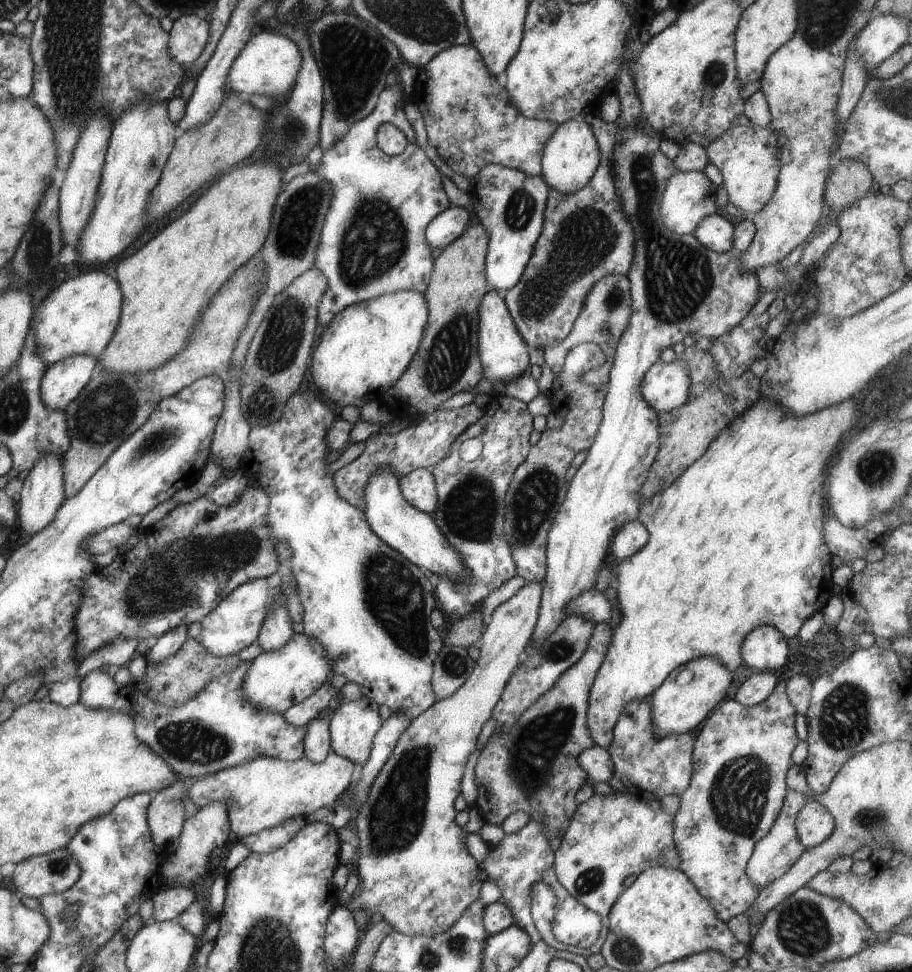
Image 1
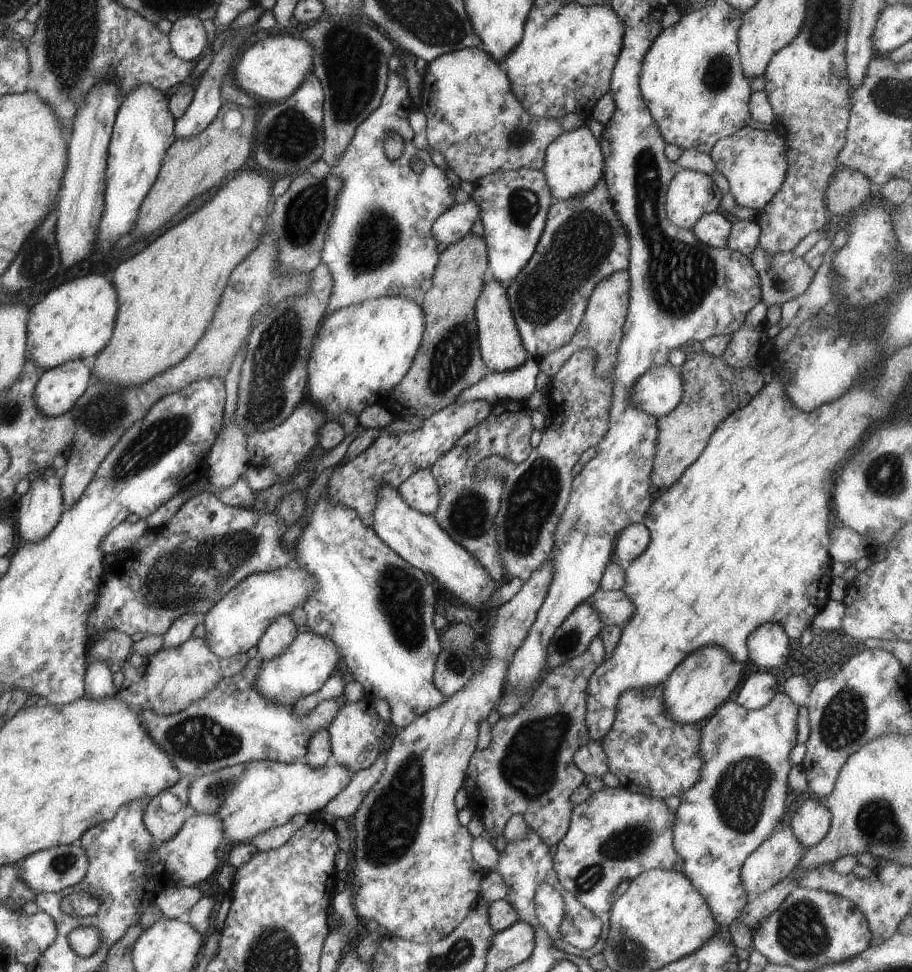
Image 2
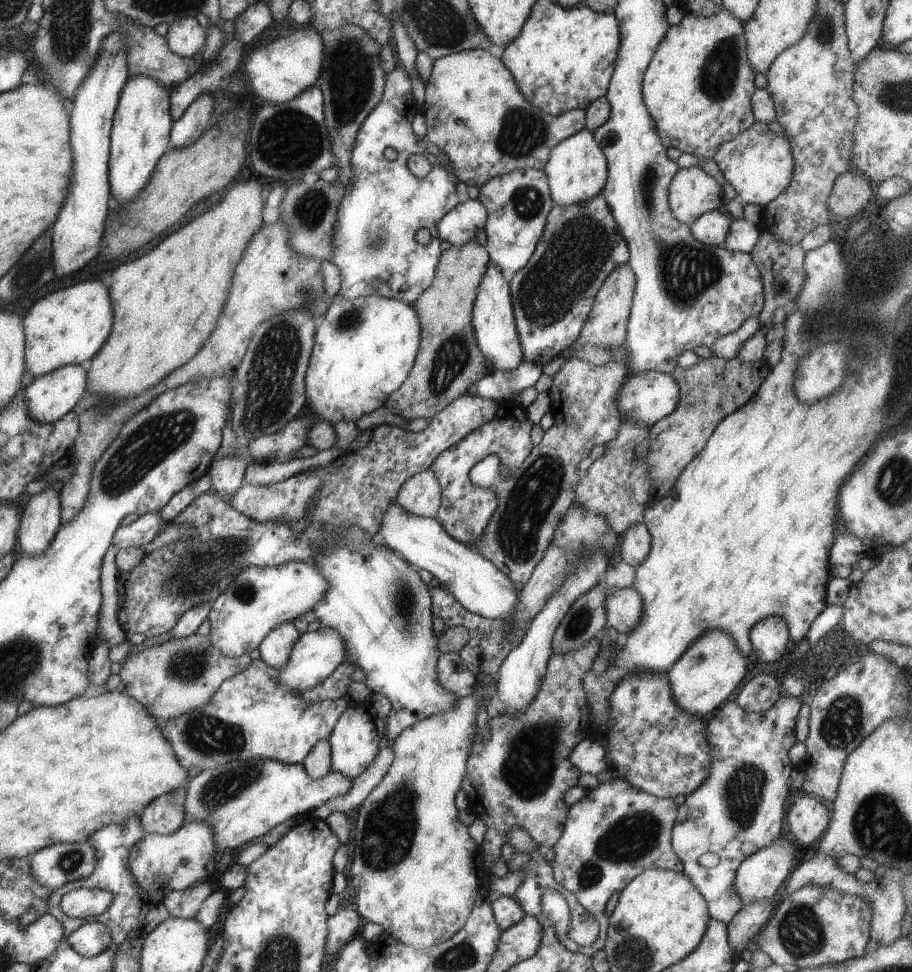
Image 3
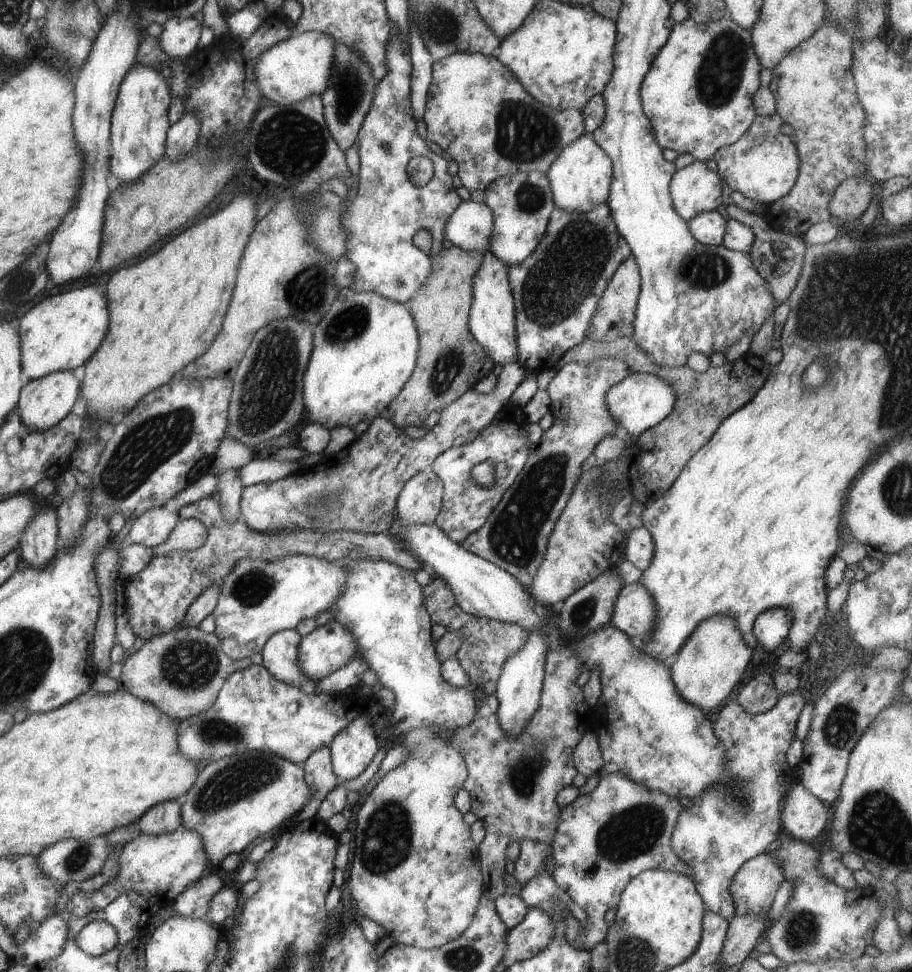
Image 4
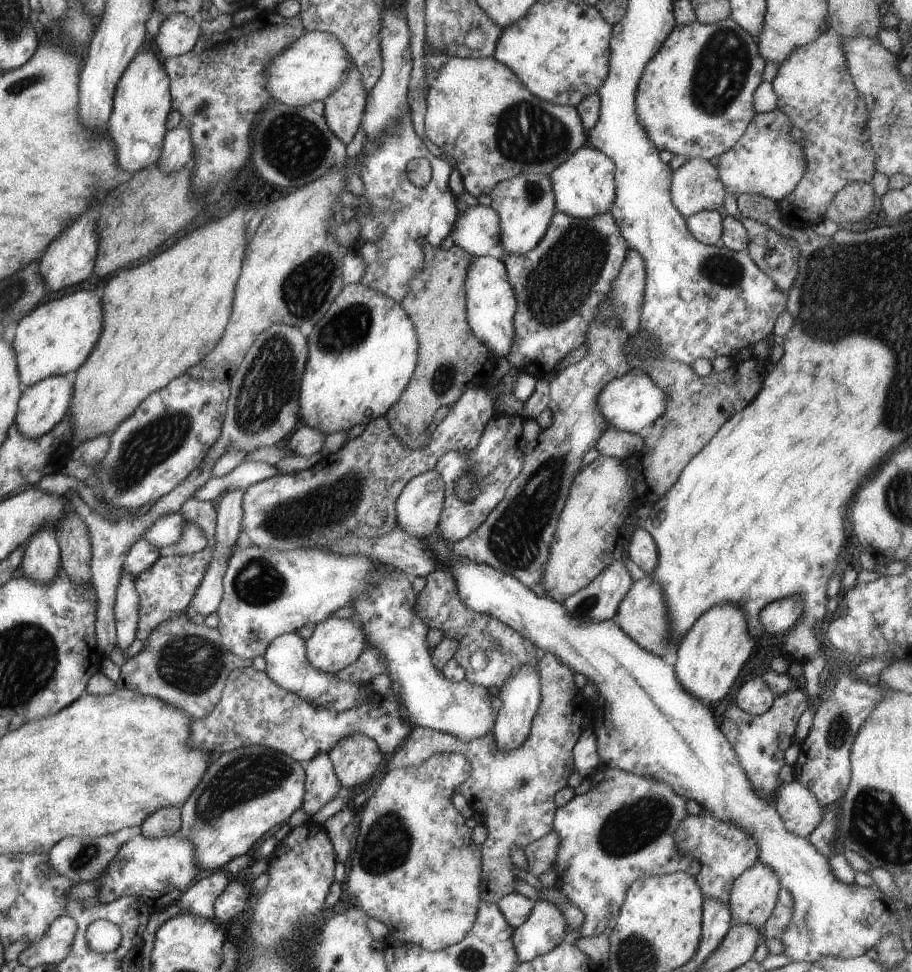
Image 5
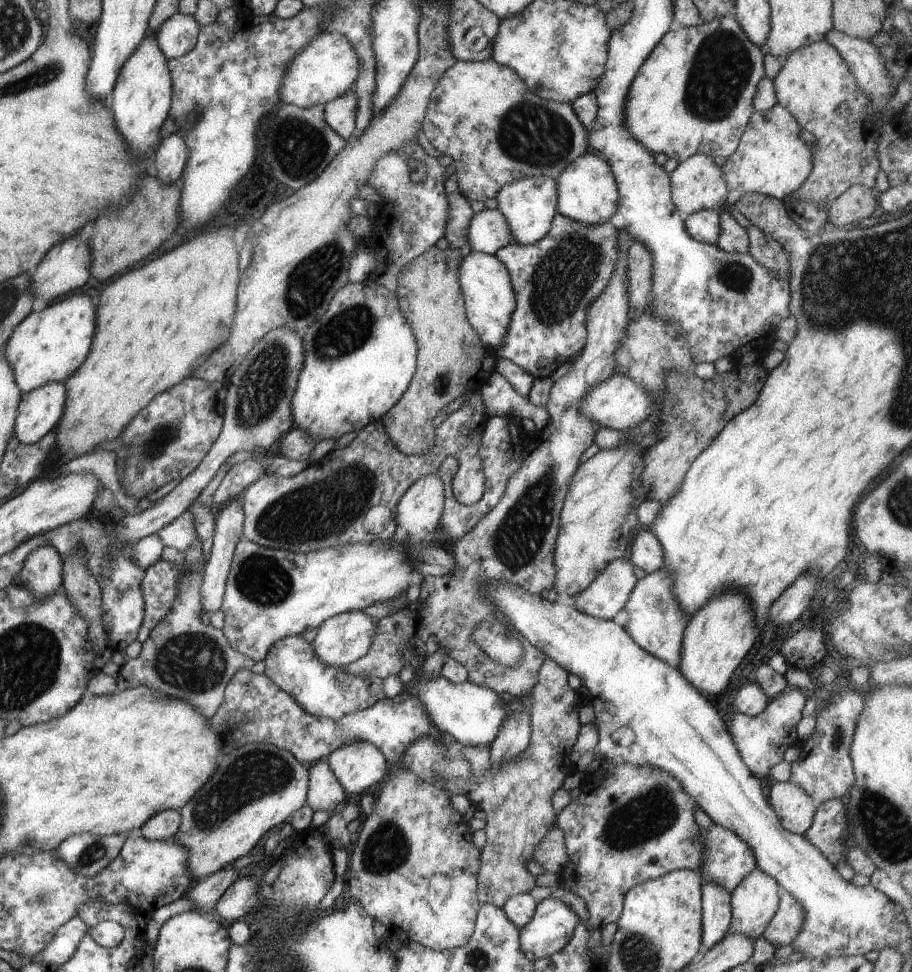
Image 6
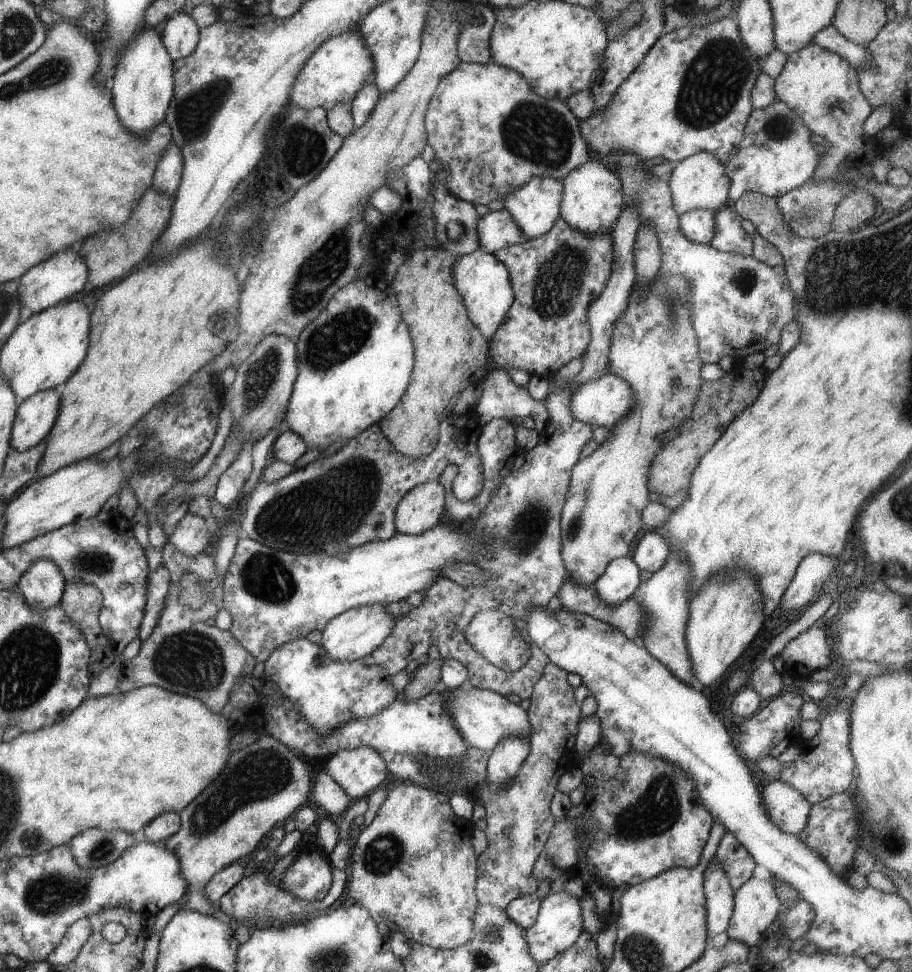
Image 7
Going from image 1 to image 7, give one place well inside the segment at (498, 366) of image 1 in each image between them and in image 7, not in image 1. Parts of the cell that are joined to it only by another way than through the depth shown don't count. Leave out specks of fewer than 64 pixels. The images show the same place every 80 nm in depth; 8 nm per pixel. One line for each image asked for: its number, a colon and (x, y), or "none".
2: (500, 345)
3: (493, 320)
4: (492, 313)
5: (490, 300)
6: (489, 297)
7: (483, 282)

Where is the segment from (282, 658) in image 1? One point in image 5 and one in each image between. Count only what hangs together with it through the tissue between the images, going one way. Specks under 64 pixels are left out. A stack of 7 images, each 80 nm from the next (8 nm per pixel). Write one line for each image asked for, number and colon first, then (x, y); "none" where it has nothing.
2: (311, 659)
3: (316, 655)
4: (329, 647)
5: (335, 643)

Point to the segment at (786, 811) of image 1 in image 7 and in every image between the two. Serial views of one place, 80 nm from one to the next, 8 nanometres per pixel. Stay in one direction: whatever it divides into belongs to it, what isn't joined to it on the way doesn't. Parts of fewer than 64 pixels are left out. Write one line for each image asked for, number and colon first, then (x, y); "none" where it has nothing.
2: (779, 855)
3: (760, 877)
4: (753, 888)
5: (753, 896)
6: (754, 902)
7: (756, 904)

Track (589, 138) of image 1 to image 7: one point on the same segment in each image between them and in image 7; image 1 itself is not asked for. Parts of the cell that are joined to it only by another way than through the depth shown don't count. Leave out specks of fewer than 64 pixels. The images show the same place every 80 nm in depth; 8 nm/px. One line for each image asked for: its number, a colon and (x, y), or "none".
2: (574, 163)
3: (577, 170)
4: (580, 178)
5: (583, 185)
6: (587, 191)
7: (593, 198)

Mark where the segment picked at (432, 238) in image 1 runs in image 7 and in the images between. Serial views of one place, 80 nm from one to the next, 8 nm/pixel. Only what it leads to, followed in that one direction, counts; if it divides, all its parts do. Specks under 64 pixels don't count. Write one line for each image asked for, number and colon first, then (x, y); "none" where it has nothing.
2: (457, 222)
3: (460, 225)
4: (470, 227)
5: (477, 230)
6: (488, 231)
7: (497, 230)

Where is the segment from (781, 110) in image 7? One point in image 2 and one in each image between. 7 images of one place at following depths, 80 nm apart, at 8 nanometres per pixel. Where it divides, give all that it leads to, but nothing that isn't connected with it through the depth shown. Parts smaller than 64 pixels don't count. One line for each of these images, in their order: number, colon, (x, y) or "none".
2: (755, 162)
3: (758, 163)
4: (764, 165)
5: (767, 160)
6: (772, 159)

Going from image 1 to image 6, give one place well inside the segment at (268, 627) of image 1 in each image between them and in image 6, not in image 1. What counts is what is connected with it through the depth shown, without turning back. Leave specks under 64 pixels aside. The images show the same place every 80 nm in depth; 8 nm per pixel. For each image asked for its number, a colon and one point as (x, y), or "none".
2: (279, 635)
3: (274, 650)
4: (280, 654)
5: (287, 664)
6: (322, 690)

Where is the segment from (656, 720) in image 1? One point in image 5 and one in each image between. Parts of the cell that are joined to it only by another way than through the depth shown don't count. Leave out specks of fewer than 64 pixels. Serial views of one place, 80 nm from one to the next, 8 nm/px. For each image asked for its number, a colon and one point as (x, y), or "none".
2: (704, 679)
3: (708, 672)
4: (710, 664)
5: (709, 657)

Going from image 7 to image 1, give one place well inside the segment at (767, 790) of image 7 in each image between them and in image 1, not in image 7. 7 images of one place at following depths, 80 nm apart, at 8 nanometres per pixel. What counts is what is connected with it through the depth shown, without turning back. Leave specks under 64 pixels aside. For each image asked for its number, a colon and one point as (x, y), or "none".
1: (814, 823)
2: (810, 822)
3: (807, 818)
4: (804, 817)
5: (800, 811)
6: (795, 809)

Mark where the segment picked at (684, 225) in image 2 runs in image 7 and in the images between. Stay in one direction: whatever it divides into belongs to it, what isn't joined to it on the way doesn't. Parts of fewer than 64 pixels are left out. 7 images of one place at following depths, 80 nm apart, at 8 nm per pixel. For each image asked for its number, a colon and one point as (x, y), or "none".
3: (692, 192)
4: (694, 189)
5: (695, 186)
6: (697, 183)
7: (700, 181)

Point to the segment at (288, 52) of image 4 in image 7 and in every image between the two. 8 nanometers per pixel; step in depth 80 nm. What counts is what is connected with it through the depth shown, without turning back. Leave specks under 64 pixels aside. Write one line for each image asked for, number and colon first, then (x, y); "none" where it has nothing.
5: (314, 66)
6: (328, 66)
7: (332, 76)

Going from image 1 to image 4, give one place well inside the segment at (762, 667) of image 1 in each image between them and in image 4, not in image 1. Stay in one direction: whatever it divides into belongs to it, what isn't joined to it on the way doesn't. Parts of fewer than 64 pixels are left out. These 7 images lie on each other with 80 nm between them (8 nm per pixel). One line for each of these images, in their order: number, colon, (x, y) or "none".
2: (768, 644)
3: (769, 638)
4: (771, 628)

